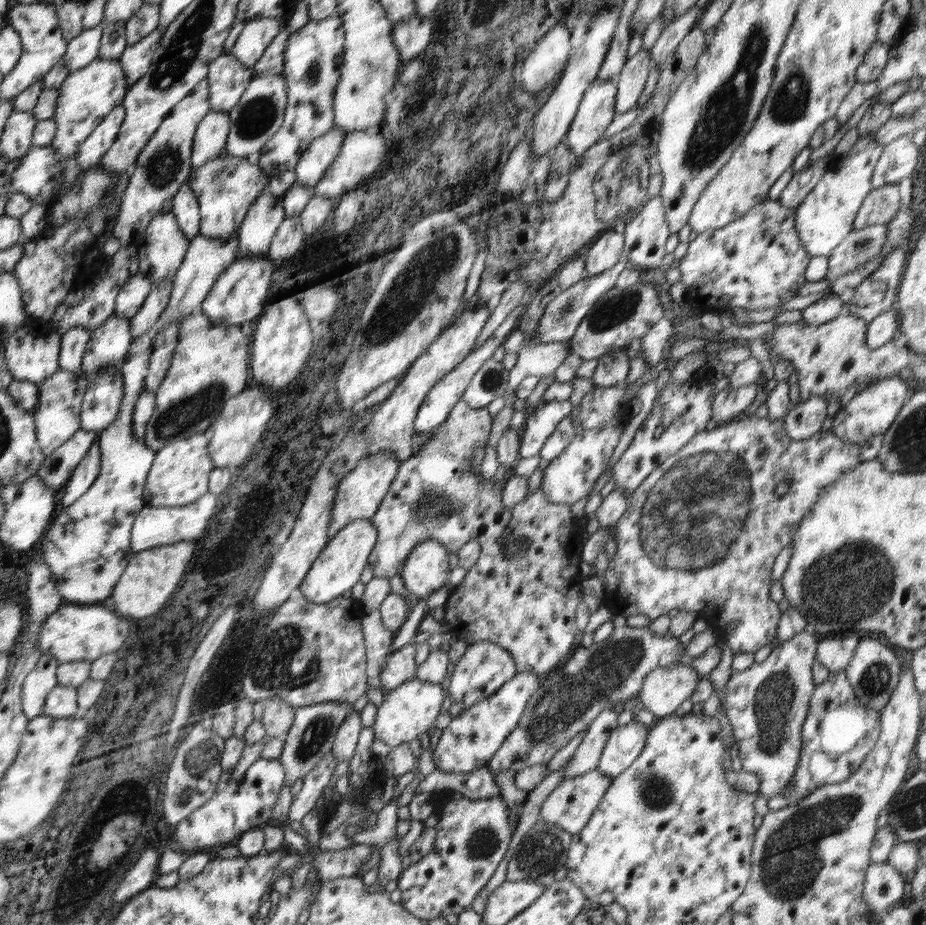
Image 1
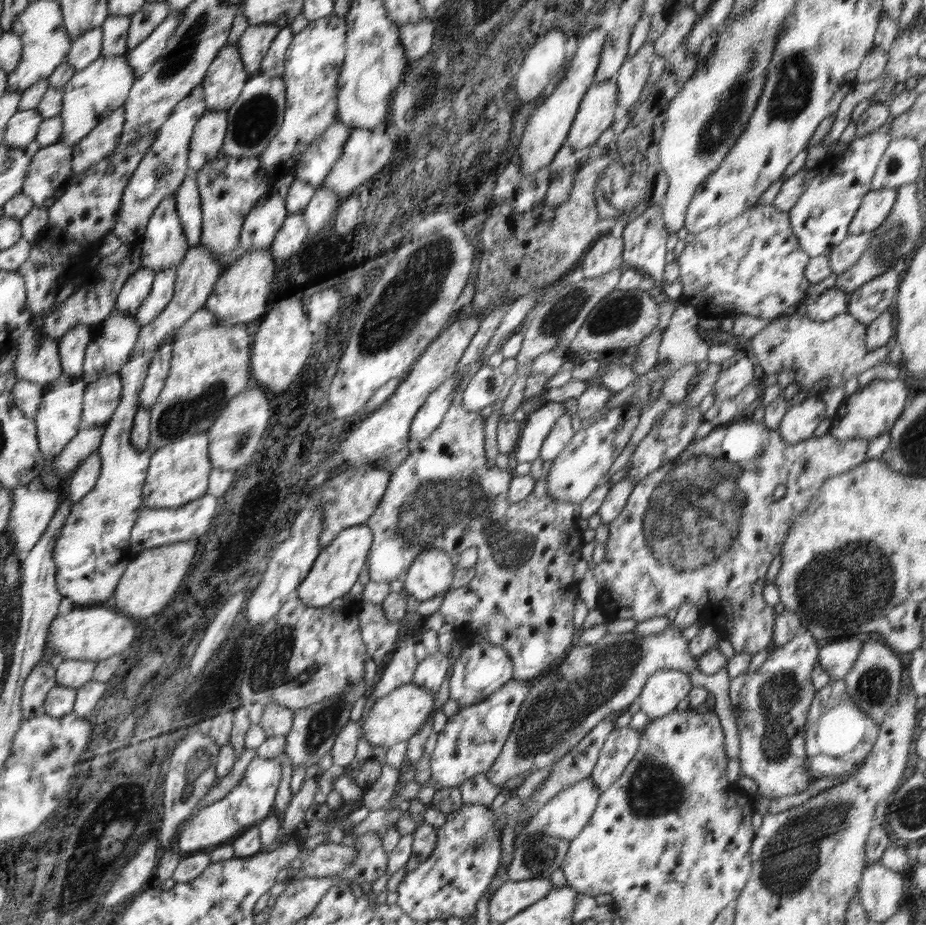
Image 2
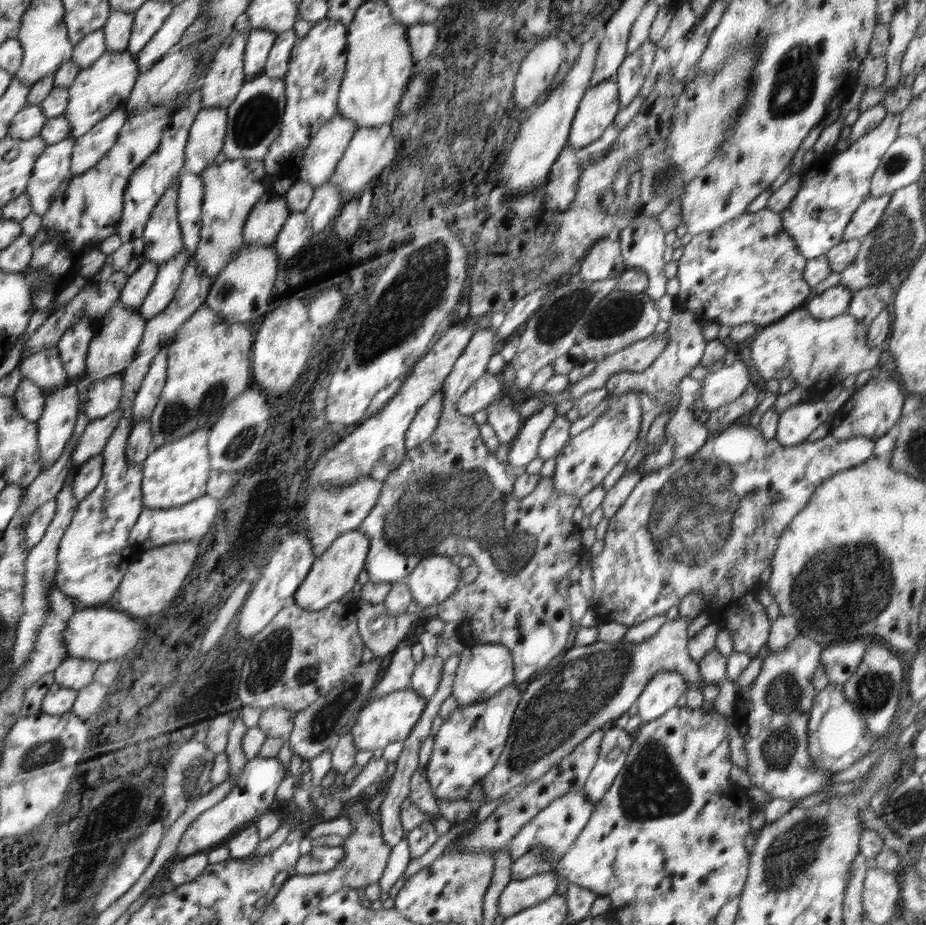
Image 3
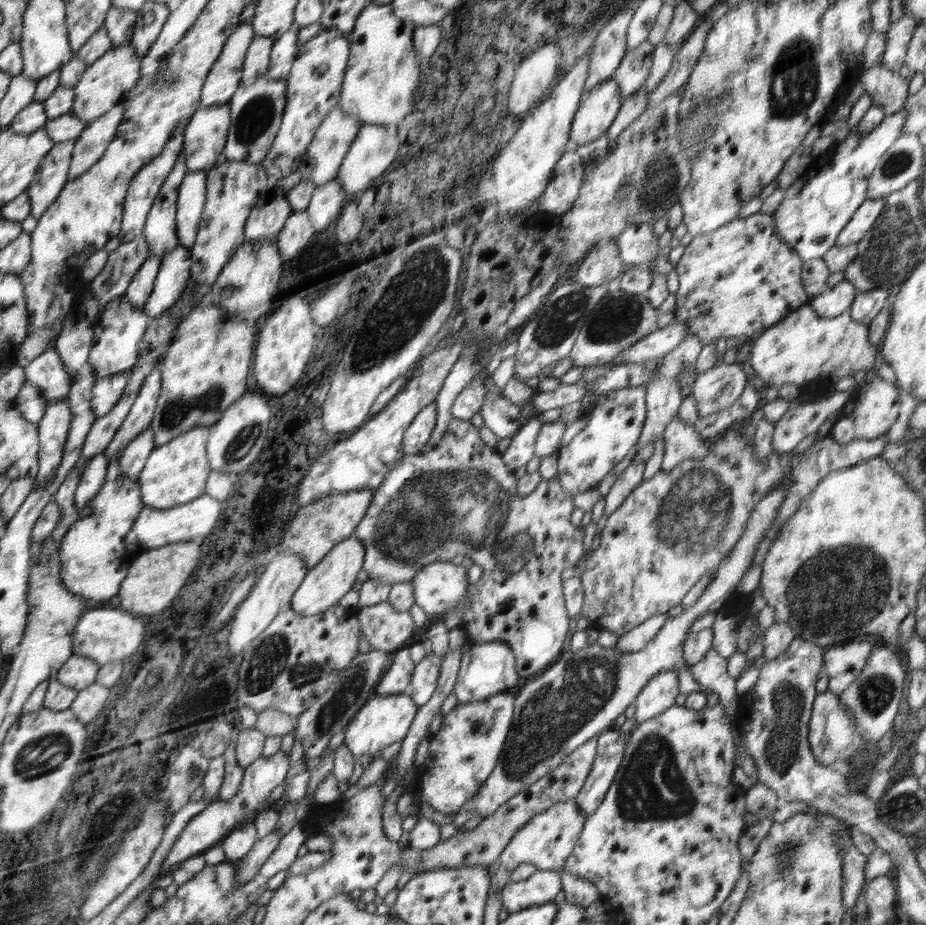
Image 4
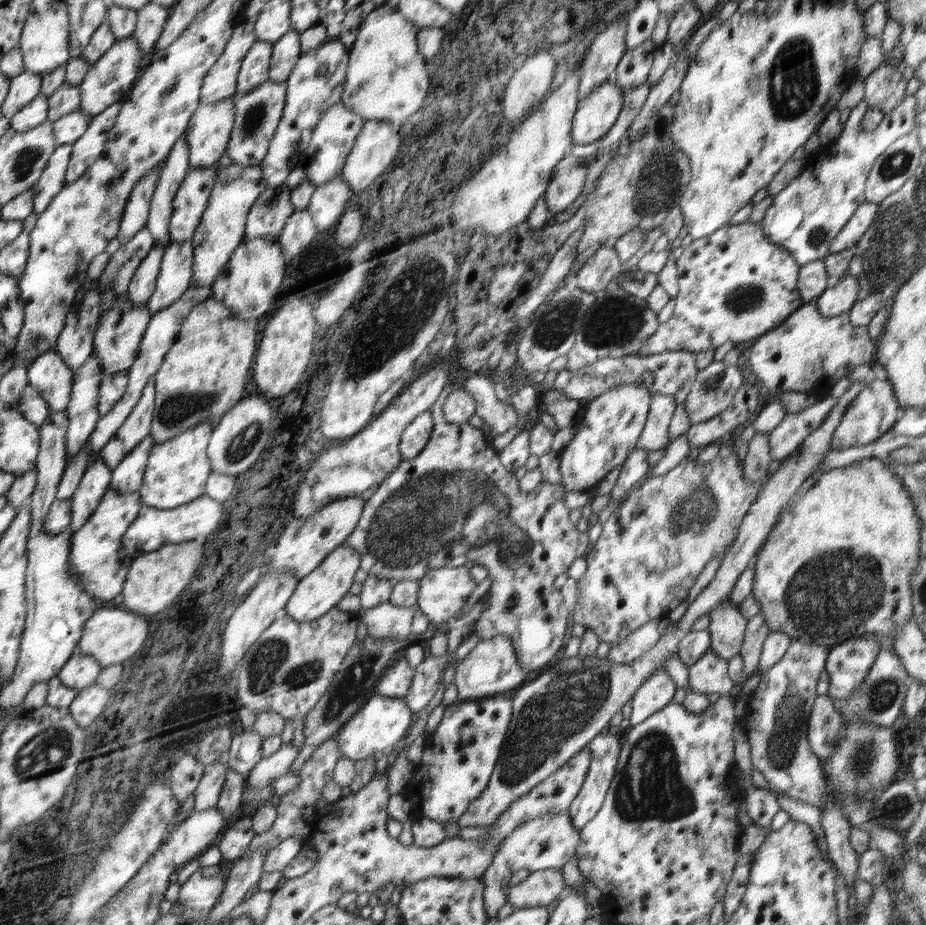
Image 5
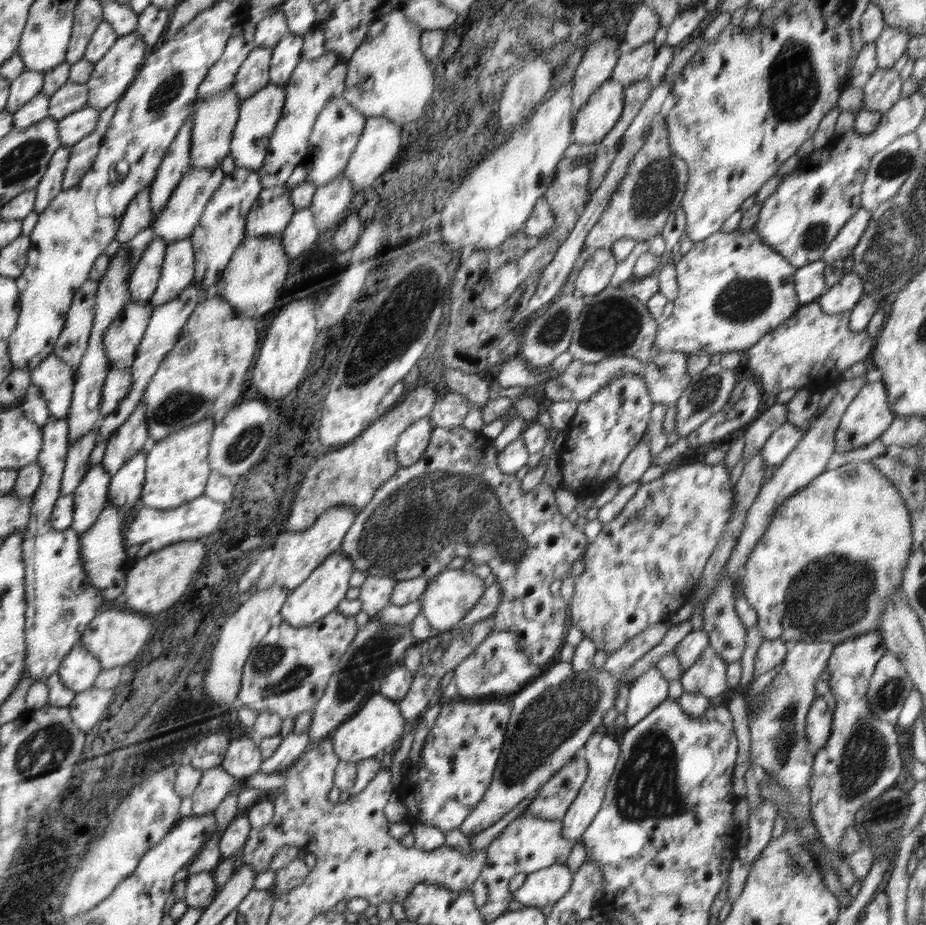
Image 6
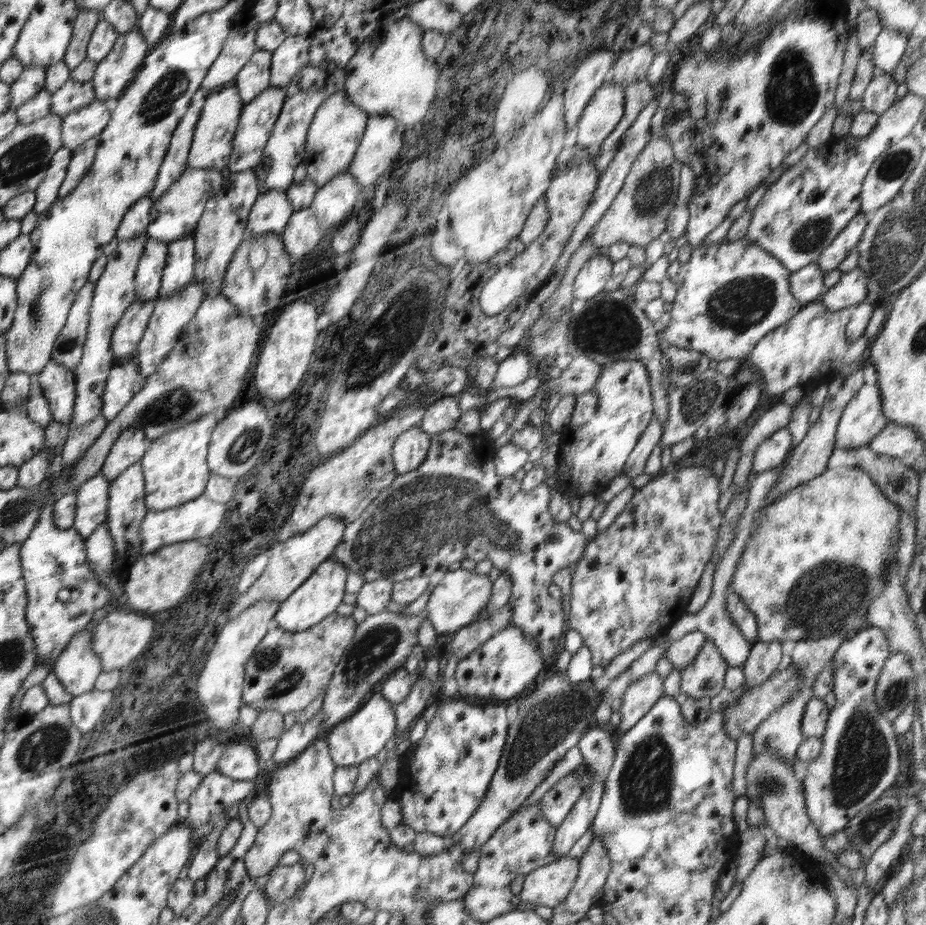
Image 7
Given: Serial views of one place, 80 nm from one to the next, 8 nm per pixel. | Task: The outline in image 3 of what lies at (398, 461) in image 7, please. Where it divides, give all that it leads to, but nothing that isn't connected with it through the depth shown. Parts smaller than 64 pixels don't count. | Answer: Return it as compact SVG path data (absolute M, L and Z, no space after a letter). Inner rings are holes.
M440 390L416 413L406 434L405 446L408 452L417 449L434 433L442 413L443 400L444 393Z

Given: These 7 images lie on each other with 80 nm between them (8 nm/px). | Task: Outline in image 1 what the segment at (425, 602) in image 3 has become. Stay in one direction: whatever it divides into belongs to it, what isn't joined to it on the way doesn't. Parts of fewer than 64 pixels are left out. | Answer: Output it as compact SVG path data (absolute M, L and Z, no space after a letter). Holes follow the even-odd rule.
M423 540L415 546L400 575L406 590L422 599L445 586L451 571L448 553L435 540Z

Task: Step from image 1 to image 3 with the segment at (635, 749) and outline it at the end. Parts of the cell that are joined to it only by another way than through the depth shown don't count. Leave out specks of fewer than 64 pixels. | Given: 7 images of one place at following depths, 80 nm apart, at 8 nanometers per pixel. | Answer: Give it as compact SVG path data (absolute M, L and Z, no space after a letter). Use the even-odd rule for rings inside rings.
M612 725L604 733L599 755L583 788L583 793L592 804L598 804L611 787L618 773L624 768L628 751L633 743L633 734L624 728Z

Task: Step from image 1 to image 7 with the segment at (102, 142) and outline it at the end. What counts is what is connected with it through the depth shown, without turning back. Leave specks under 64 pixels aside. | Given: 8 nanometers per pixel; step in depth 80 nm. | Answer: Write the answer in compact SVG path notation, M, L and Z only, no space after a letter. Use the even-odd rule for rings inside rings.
M95 136L86 140L84 144L78 145L78 148L73 149L67 176L59 190L59 198L68 196L90 172L94 164L96 151L99 150L99 144L100 137Z

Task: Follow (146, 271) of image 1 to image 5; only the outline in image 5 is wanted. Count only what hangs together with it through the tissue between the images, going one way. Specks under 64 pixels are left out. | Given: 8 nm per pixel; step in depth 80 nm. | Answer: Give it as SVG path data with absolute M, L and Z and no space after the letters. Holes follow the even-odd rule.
M185 132L176 140L165 162L151 200L151 212L146 227L152 233L155 243L160 243L166 250L172 244L169 224L174 211L174 198L178 194L180 183L191 170L190 148Z

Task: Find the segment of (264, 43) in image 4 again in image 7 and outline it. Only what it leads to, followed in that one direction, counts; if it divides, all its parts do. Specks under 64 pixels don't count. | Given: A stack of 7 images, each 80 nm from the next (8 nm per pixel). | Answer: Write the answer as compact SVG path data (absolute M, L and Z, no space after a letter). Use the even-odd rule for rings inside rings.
M257 50L234 78L243 104L248 104L269 87L272 51Z

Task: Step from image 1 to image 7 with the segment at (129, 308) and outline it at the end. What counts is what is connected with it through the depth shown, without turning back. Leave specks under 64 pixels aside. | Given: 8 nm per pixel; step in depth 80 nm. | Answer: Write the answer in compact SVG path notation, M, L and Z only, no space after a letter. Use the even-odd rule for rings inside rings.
M147 239L143 256L135 272L136 300L149 301L158 298L169 249L169 243Z

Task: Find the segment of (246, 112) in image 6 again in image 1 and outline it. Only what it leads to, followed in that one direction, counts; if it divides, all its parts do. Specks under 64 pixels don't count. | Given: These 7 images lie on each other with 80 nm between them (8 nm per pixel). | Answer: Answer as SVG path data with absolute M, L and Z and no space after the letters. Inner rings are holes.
M282 74L257 75L248 83L242 98L227 112L230 130L226 152L230 156L247 159L250 154L261 152L262 147L281 127L287 107L287 82Z

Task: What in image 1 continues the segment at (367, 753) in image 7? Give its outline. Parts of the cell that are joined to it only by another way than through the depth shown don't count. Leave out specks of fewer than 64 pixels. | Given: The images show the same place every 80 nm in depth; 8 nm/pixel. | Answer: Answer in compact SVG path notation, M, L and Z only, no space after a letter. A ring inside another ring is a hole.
M417 678L407 680L398 688L391 690L391 693L388 693L388 696L383 699L382 704L377 707L374 725L371 726L375 738L382 740L384 744L388 744L390 747L410 743L411 740L434 726L445 696L446 691L441 684L426 682Z

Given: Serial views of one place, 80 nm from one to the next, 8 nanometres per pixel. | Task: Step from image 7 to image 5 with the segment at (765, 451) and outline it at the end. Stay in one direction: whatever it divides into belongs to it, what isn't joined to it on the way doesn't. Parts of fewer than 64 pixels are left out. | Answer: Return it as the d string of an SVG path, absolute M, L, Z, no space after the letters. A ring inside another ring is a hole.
M827 397L821 402L804 408L800 413L786 414L784 420L770 434L770 456L772 460L786 458L793 453L804 440L823 424L824 417L836 406L838 399Z

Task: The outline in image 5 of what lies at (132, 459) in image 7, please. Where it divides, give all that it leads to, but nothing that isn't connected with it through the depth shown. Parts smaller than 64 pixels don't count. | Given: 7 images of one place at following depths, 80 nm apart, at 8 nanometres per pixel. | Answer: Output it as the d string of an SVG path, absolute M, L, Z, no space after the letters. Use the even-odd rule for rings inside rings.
M156 378L148 381L143 396L136 408L128 416L116 436L100 452L100 457L112 471L136 449L142 440L151 435L151 422L155 413Z

